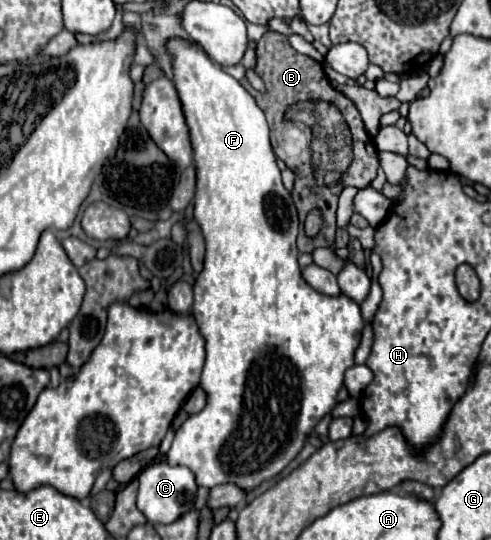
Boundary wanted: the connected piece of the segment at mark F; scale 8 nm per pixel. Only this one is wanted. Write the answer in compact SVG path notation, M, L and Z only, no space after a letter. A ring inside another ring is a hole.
M168 38L166 52L172 56L174 84L166 76L146 84L138 114L154 144L182 170L192 164L194 154L194 220L200 224L206 240L204 268L194 282L192 308L200 334L206 340L206 364L200 378L200 388L206 392L206 406L176 430L166 458L172 466L188 466L198 486L236 484L250 492L278 476L304 448L306 438L320 418L336 406L344 372L354 366L354 352L360 344L364 320L354 300L346 296L322 296L302 278L296 245L297 210L282 184L270 146L270 130L256 100L238 80L214 64L196 42Z

